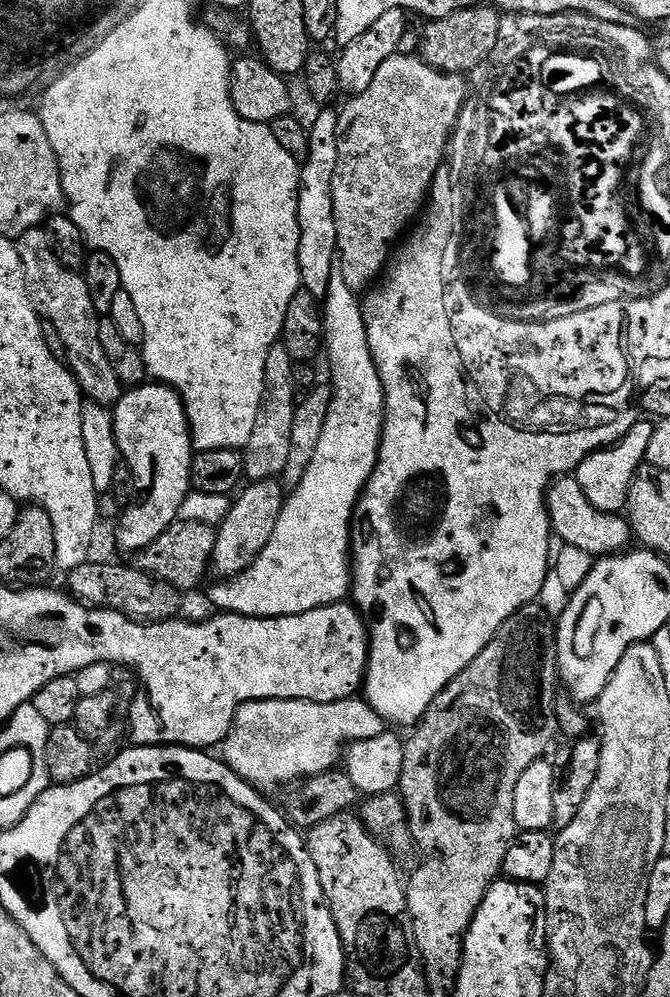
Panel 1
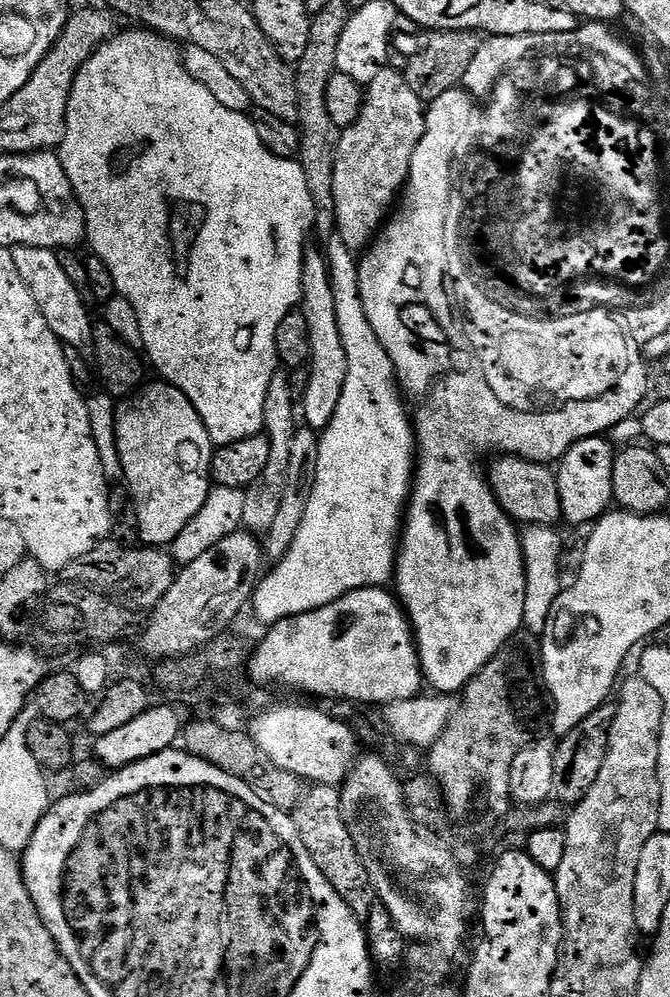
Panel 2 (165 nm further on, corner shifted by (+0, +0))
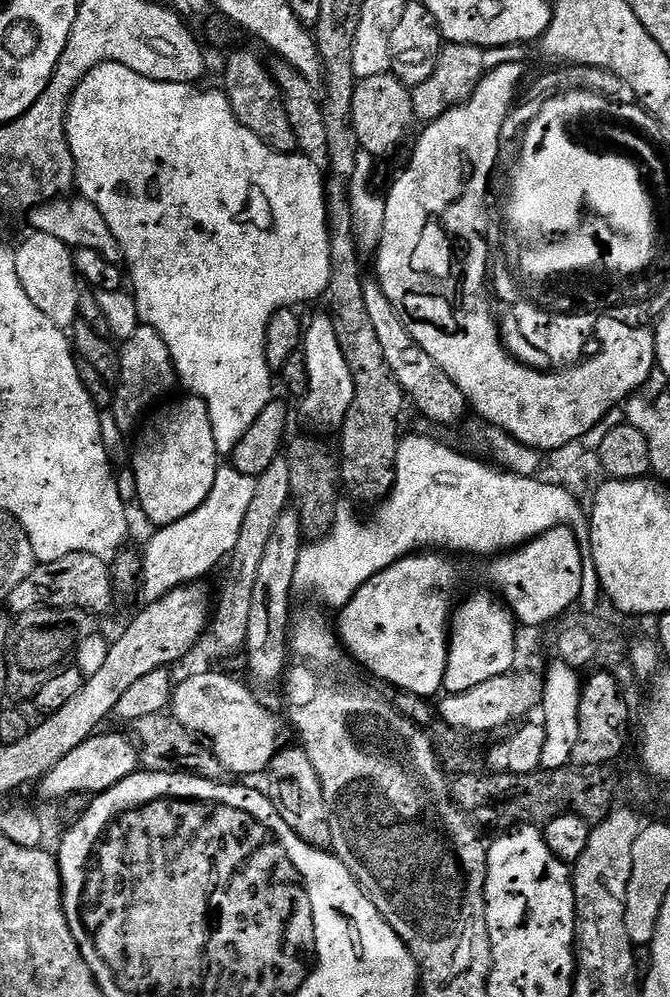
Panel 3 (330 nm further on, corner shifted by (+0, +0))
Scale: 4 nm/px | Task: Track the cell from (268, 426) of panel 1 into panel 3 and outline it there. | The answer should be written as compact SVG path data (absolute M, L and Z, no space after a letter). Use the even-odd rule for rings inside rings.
M281 458L274 466L266 469L266 474L256 477L254 499L250 510L246 510L246 519L242 522L242 534L238 534L238 546L234 546L227 561L228 577L224 580L224 589L220 592L220 601L214 604L214 619L210 624L210 636L224 652L236 652L245 647L249 629L250 606L253 605L254 584L258 577L258 566L262 563L270 534L278 523L279 516L289 507L292 500L290 486L290 466L287 459Z

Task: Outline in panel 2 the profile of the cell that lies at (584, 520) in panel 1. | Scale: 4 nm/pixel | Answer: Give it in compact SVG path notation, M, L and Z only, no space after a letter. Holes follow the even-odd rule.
M500 454L487 469L488 485L496 495L496 501L504 512L512 517L520 526L546 524L556 526L562 520L562 488L558 483L558 476L552 472L547 463L534 460L521 460L518 456ZM559 522L559 523L558 523Z

